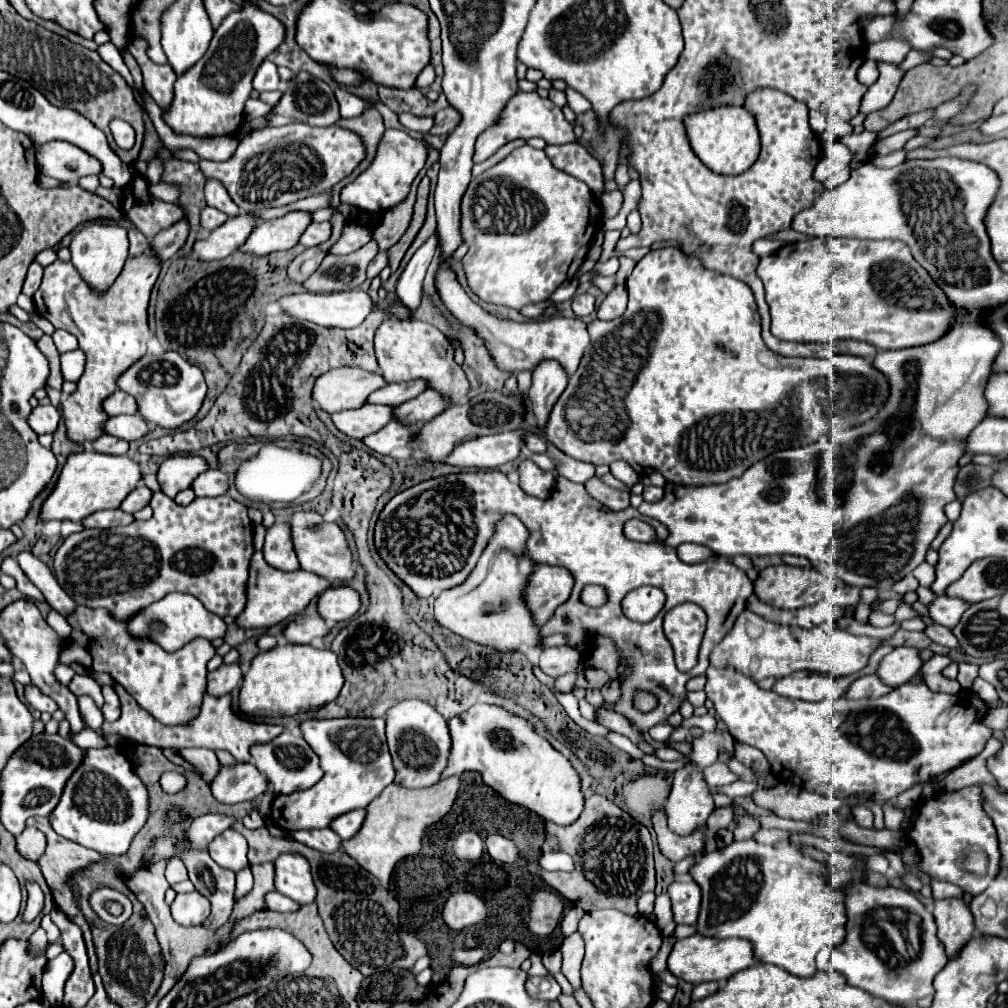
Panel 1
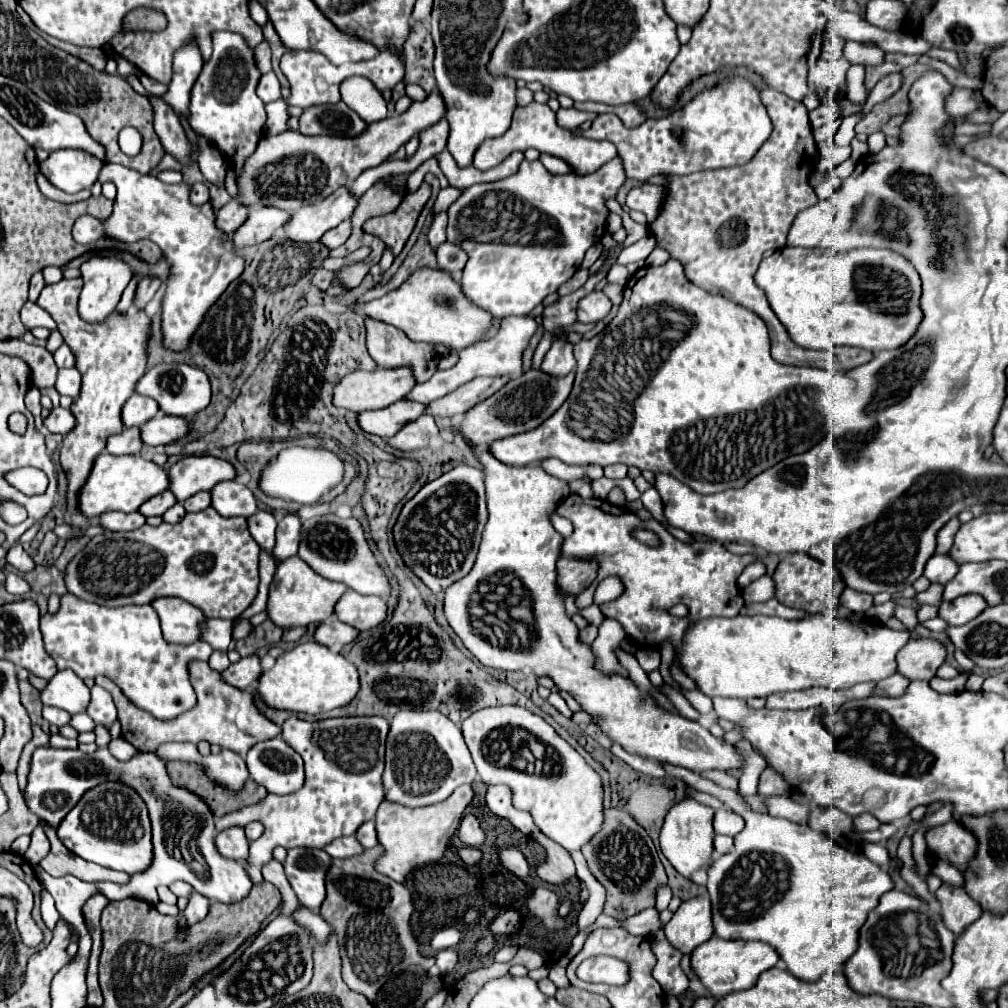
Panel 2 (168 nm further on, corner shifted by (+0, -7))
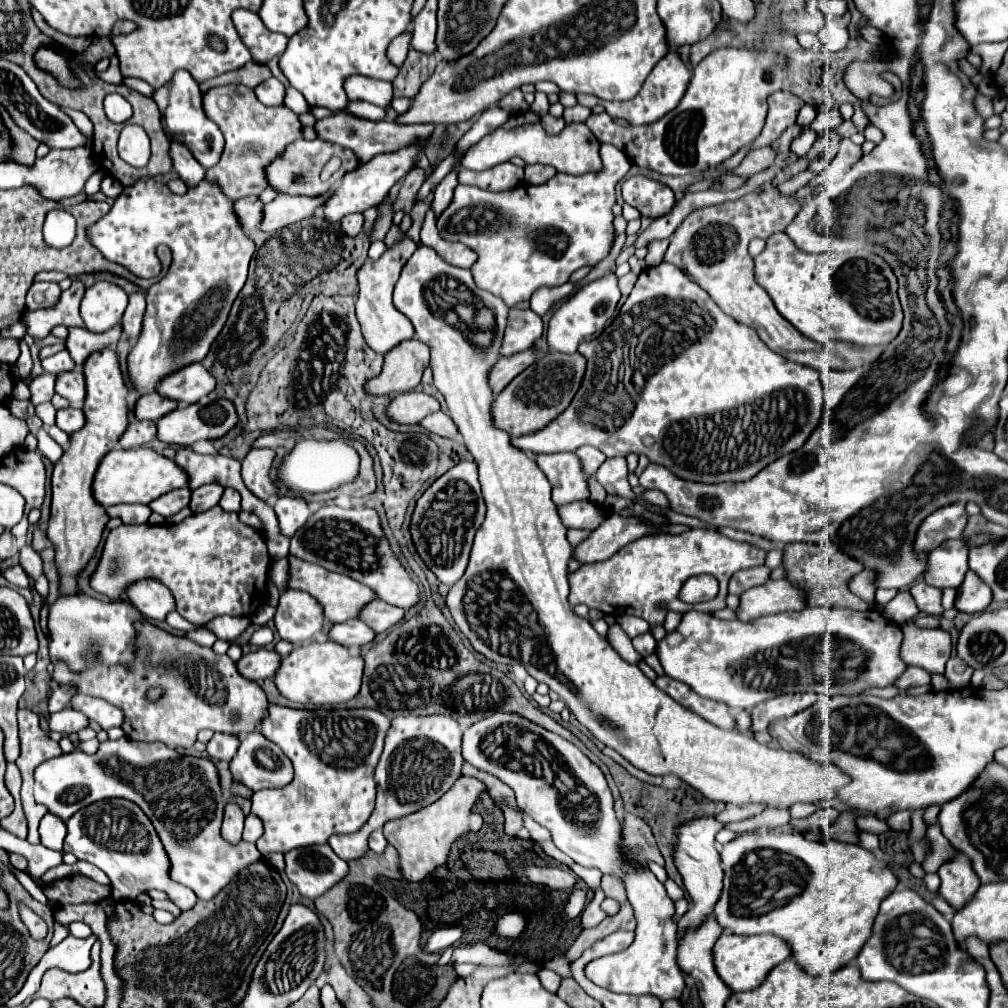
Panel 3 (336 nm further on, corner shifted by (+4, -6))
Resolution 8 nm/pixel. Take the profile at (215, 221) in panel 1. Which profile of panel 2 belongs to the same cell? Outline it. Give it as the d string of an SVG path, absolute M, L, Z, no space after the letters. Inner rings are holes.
M230 200L226 206L222 206L220 210L216 210L216 228L232 234L248 216L248 208L240 206L236 200Z

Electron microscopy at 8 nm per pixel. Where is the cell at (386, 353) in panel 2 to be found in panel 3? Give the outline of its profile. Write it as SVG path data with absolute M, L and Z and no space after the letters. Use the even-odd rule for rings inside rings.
M404 235L398 243L394 243L390 249L386 249L378 261L368 259L356 273L358 285L360 285L360 295L356 301L356 315L362 325L364 339L378 353L388 353L394 345L398 345L406 339L412 339L412 335L414 335L414 327L408 321L408 317L404 317L404 313L400 313L392 305L392 289L398 281L398 275L400 275L404 263L410 259L410 255L416 251L416 247L418 245L408 235Z

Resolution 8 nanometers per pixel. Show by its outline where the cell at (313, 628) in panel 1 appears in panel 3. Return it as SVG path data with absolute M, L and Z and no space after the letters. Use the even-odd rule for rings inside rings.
M352 619L352 621L344 621L338 623L330 629L330 637L332 641L348 647L348 649L360 649L362 645L368 645L374 641L376 633L360 619Z

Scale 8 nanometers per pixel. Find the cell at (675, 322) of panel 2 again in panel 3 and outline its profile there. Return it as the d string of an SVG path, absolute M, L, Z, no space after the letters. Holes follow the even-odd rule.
M660 263L642 271L612 325L596 337L596 343L586 341L578 351L588 359L588 369L574 401L548 427L532 435L514 437L512 443L518 449L532 453L562 453L592 445L606 457L626 457L626 453L634 451L664 465L682 479L722 483L754 477L778 457L800 449L820 425L808 423L808 367L790 363L770 351L754 329L736 323L722 313L700 285L690 281L670 263ZM594 349L602 353L602 361L606 359L606 363L612 363L612 359L616 361L618 357L618 363L624 369L622 381L614 393L600 391L598 383L606 381L606 377L594 377ZM616 407L624 407L626 411L622 413Z

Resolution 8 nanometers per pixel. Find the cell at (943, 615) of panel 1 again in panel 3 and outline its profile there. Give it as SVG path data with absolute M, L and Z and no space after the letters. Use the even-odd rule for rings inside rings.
M968 571L964 583L958 589L956 595L956 609L964 613L974 613L974 611L984 611L992 603L992 591L976 573Z

